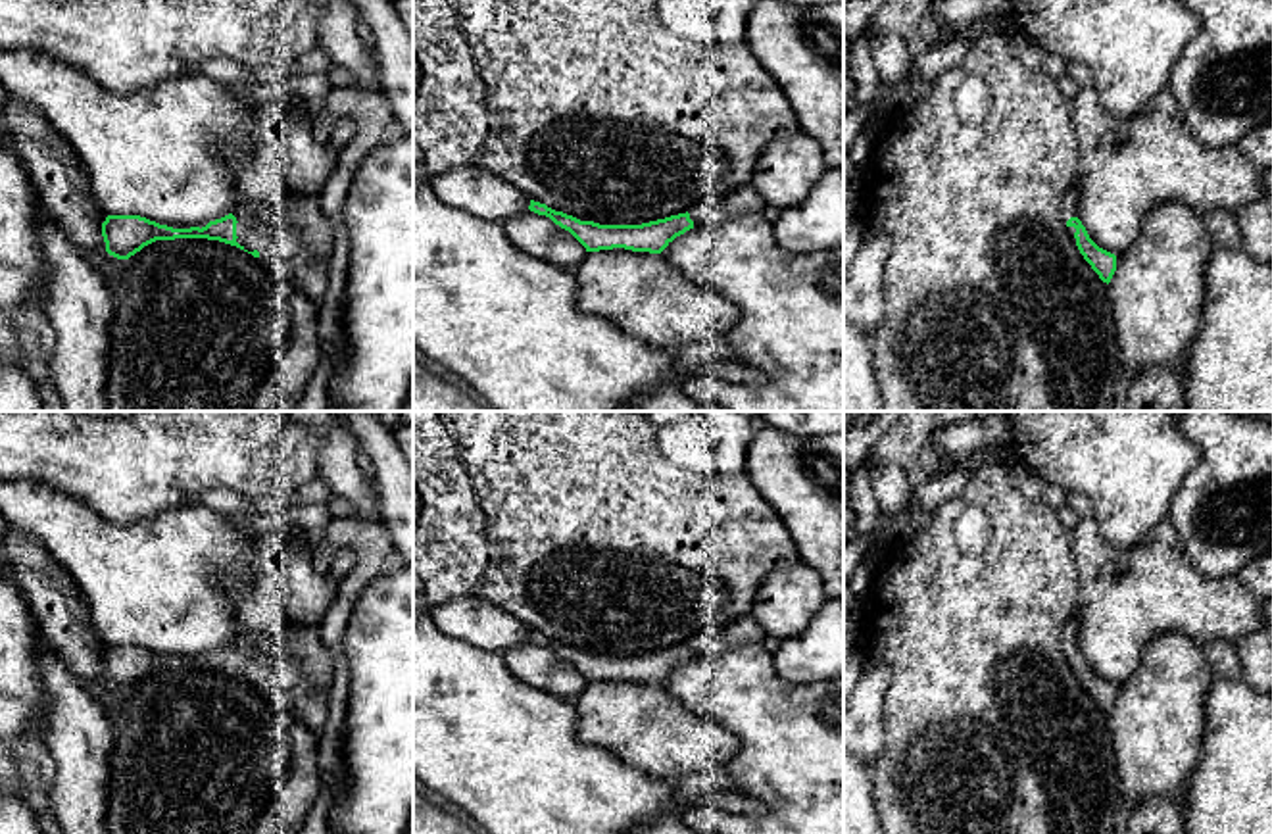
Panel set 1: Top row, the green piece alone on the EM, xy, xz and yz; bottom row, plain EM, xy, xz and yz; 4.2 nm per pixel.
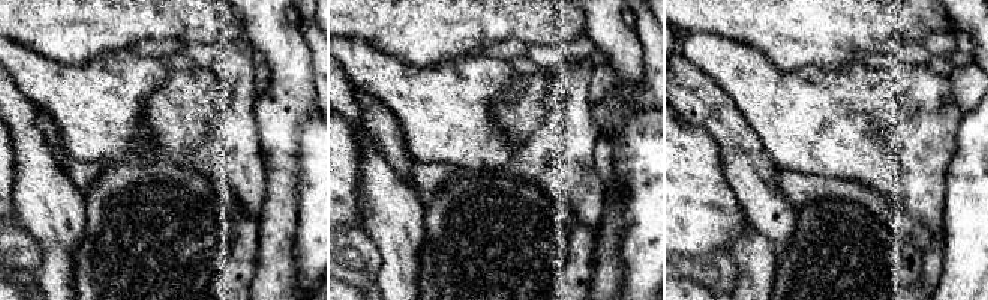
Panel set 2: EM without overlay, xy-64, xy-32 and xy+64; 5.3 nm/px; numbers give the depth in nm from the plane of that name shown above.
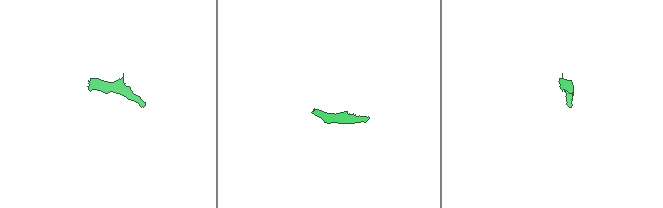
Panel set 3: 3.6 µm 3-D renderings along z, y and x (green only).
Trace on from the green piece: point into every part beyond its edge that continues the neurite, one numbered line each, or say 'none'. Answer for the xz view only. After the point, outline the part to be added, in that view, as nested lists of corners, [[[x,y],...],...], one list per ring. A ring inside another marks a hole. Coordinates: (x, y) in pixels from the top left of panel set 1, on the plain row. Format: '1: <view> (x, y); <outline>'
1: xz (744, 631); [[[746,615],[726,626],[699,634],[688,644],[694,651],[694,657],[699,657],[705,653],[719,653],[728,648],[736,648],[740,644],[761,644],[765,638],[767,634],[759,623],[751,615]]]

